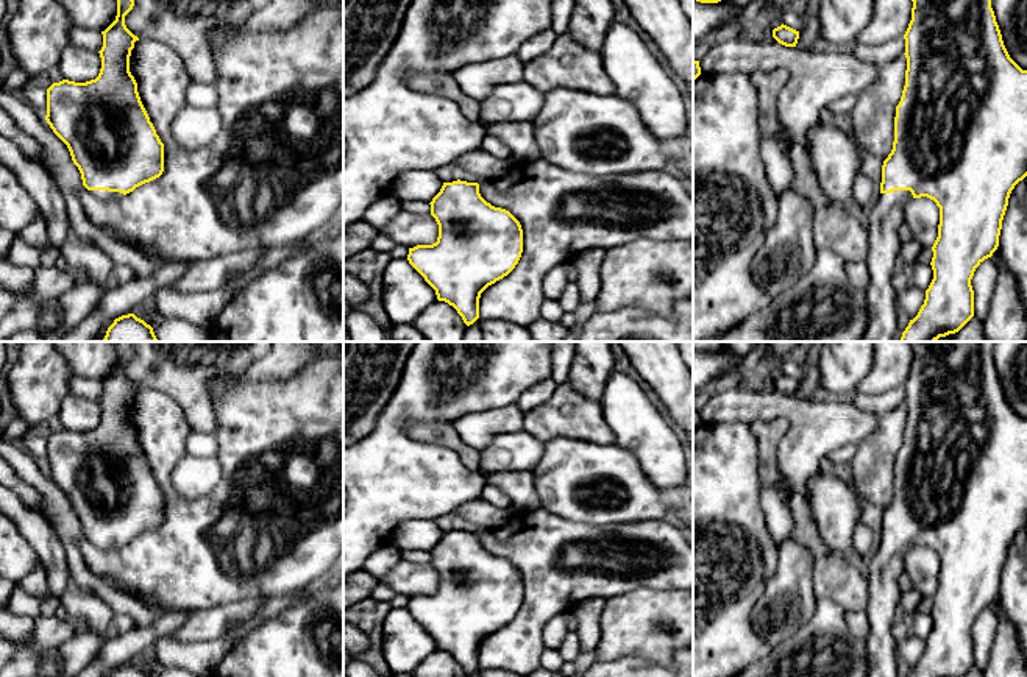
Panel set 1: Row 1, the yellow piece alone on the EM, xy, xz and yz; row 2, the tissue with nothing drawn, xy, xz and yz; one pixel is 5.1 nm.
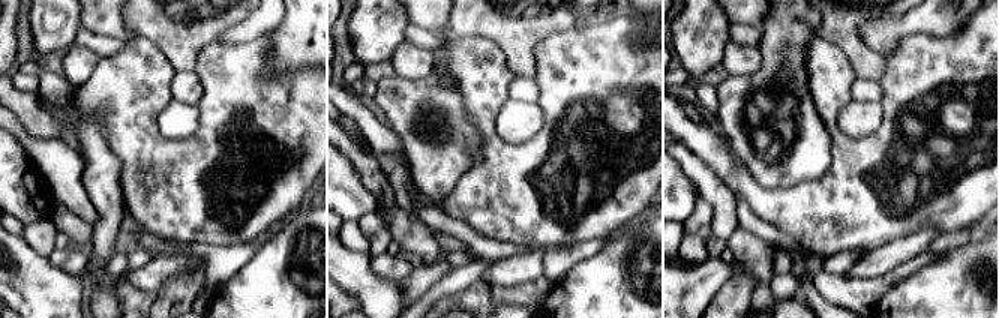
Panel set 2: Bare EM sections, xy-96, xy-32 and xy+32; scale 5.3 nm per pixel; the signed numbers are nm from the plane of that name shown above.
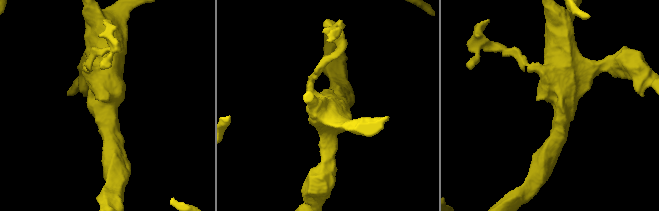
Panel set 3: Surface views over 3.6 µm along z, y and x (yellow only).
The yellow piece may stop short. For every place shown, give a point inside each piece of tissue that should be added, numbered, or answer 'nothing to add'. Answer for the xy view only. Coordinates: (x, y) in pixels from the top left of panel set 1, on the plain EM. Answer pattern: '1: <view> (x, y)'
1: xy (105, 545)

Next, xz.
nothing to add

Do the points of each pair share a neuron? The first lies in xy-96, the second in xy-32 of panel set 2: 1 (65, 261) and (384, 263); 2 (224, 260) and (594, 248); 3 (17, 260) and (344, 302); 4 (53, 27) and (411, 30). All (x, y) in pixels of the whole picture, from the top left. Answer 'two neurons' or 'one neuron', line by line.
1: one neuron
2: one neuron
3: two neurons
4: two neurons

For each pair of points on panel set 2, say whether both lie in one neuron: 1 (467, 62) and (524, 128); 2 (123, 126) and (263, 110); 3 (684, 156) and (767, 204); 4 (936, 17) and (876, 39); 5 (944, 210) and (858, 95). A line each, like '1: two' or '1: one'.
1: two
2: one
3: two
4: one
5: two

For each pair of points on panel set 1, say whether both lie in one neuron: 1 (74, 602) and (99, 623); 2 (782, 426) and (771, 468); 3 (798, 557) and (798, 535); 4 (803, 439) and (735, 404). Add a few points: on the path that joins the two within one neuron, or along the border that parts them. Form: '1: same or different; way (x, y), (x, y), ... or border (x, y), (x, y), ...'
1: same; way (80, 604), (92, 616)
2: same; way (771, 437), (770, 457)
3: different; border (788, 538), (803, 545), (815, 559)
4: same; way (796, 418), (784, 406), (756, 404)

